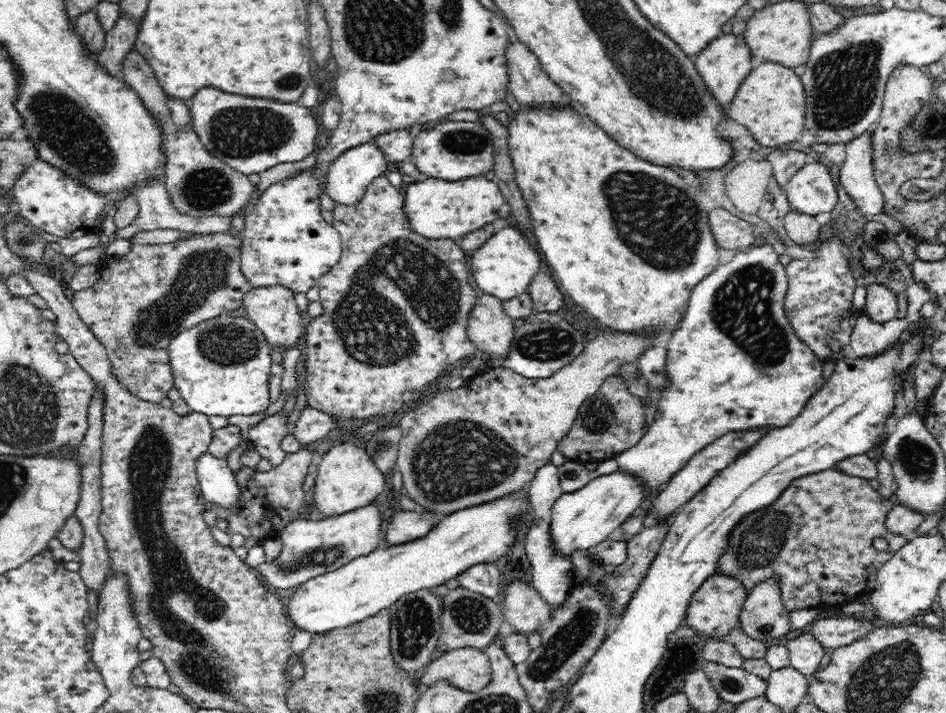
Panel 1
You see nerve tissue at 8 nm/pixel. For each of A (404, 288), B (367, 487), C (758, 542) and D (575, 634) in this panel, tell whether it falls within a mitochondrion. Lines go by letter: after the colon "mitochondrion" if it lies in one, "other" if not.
A: mitochondrion
B: other
C: mitochondrion
D: mitochondrion

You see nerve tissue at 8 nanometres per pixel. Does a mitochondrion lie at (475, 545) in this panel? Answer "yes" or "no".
no

